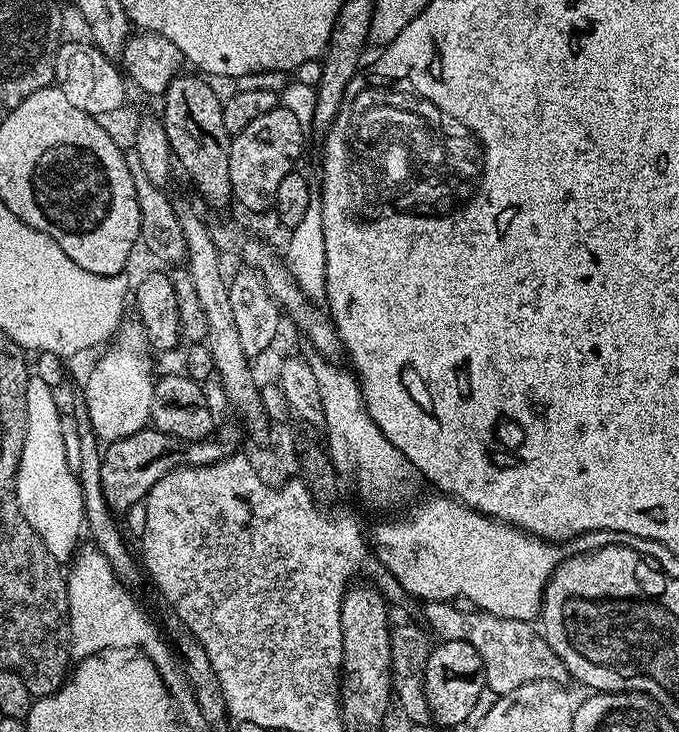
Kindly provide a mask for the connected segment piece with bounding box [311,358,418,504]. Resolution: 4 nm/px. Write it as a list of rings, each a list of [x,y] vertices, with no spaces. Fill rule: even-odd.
[[[328,358],[311,361],[314,378],[318,378],[318,390],[322,393],[322,414],[325,415],[322,432],[328,435],[327,454],[336,467],[337,477],[345,476],[366,499],[376,504],[392,504],[411,490],[412,479],[418,476],[416,467],[378,426],[374,426],[374,418],[370,418],[360,393],[360,381],[334,364]]]

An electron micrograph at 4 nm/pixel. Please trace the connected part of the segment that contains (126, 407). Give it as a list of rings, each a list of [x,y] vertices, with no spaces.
[[[123,321],[103,352],[88,374],[83,405],[90,414],[91,428],[96,436],[109,444],[136,434],[149,425],[155,381],[148,356],[150,352],[139,323]]]

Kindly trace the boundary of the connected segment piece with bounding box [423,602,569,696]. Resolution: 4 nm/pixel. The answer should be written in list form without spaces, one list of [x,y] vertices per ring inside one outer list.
[[[428,602],[423,607],[424,616],[428,619],[427,627],[433,637],[470,642],[470,646],[478,650],[478,658],[482,658],[484,667],[484,683],[497,696],[510,694],[510,690],[518,690],[518,686],[526,682],[553,680],[556,684],[564,684],[569,679],[566,666],[558,658],[558,654],[550,650],[543,635],[527,620],[498,618],[481,611],[466,614],[454,610],[451,602]]]

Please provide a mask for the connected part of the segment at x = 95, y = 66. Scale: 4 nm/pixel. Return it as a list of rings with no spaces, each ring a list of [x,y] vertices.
[[[68,40],[61,41],[57,50],[55,62],[55,85],[62,90],[66,96],[66,102],[70,106],[75,106],[78,110],[82,110],[88,116],[97,118],[104,118],[104,115],[110,114],[120,109],[126,100],[126,80],[119,67],[115,64],[111,57],[102,54],[96,48],[96,45],[86,41],[85,42],[68,42]]]

